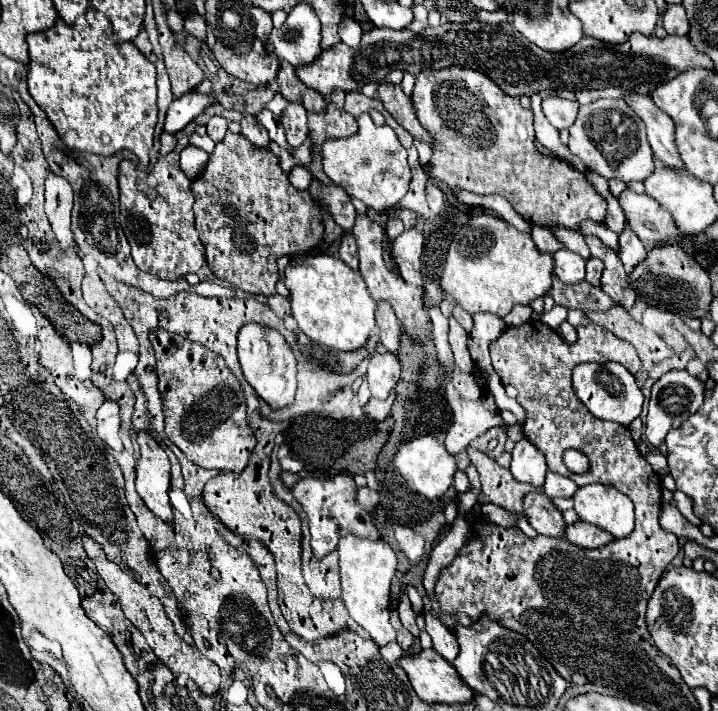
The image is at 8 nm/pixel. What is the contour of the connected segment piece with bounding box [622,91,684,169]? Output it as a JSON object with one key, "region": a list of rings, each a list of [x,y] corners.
{"region":[[[630,91],[628,95],[622,97],[634,111],[636,115],[644,121],[646,125],[646,135],[648,135],[648,143],[656,155],[656,159],[660,159],[662,163],[666,163],[668,167],[676,167],[682,169],[684,163],[680,163],[680,155],[676,151],[676,143],[674,143],[674,123],[672,119],[654,105],[654,101],[648,95],[640,95]]]}

